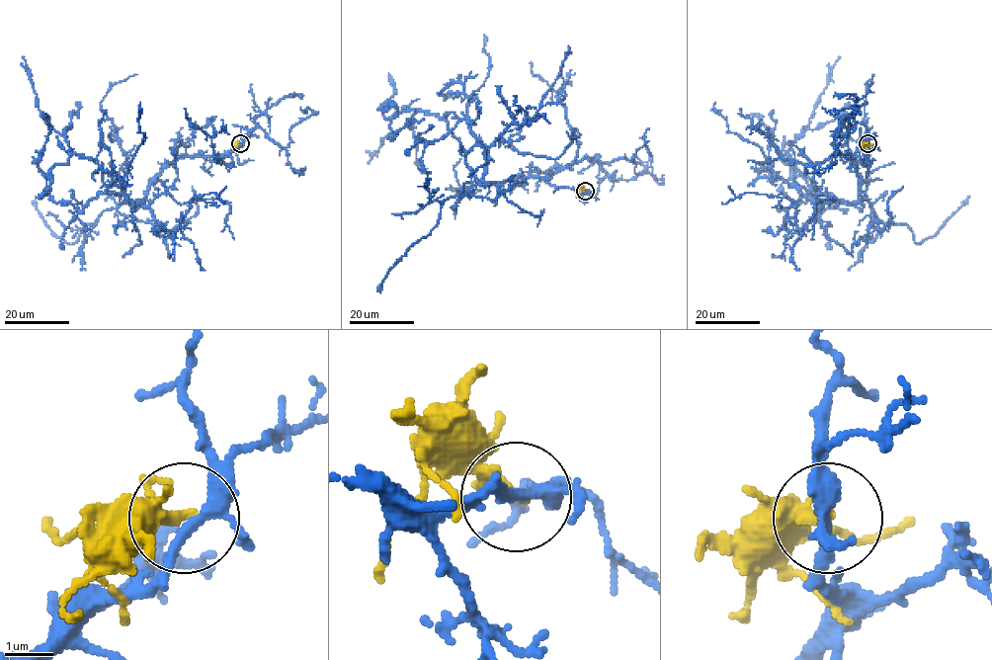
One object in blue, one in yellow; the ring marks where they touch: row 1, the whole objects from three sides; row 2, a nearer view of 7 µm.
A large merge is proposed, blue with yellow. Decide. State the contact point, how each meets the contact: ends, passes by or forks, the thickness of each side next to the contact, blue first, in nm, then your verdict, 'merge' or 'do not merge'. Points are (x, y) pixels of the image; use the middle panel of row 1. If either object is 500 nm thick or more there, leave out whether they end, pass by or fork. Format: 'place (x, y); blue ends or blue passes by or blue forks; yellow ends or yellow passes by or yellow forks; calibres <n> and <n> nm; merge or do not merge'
place (585, 191); blue forks; yellow passes by; calibres 240 and 170 nm; do not merge

